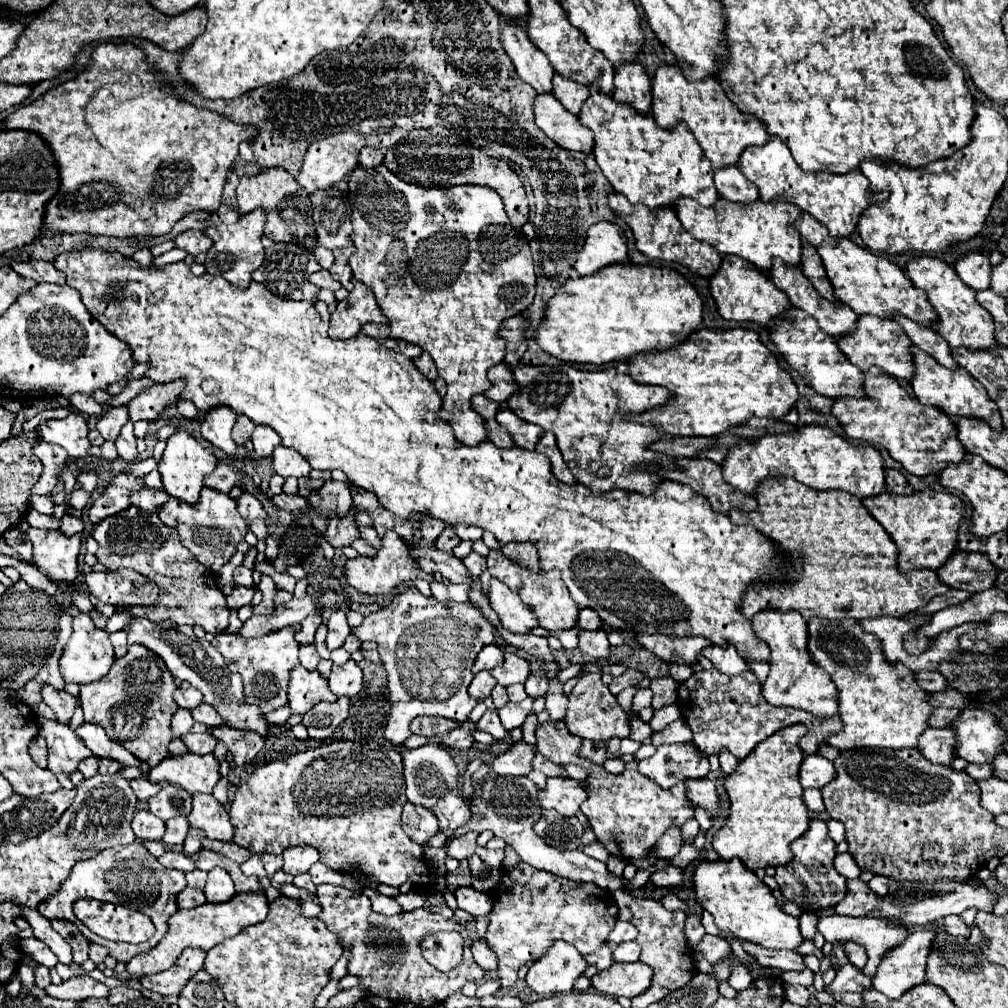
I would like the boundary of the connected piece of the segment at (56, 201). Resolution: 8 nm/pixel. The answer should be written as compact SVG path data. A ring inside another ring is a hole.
M103 42L103 44L93 48L91 64L83 72L79 72L77 78L49 88L35 102L15 110L11 116L5 118L3 128L5 130L29 130L29 132L37 134L53 152L57 172L59 172L59 190L45 204L43 230L61 232L61 234L93 234L93 236L115 236L115 238L161 236L161 234L167 234L173 228L173 224L179 218L183 218L187 212L217 210L221 204L223 186L227 182L227 172L239 154L239 142L243 142L243 140L249 142L255 136L255 126L241 126L241 124L235 124L235 122L215 114L215 112L201 110L201 108L197 110L191 104L177 100L167 88L163 88L163 80L157 74L153 74L153 68L145 62L145 56L141 54L139 48L135 48L131 44L111 44L111 42Z

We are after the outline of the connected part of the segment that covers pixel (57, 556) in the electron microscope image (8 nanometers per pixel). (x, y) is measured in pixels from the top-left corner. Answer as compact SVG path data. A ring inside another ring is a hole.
M27 528L33 542L33 564L51 580L73 582L77 578L77 554L81 546L81 532L67 536L57 530Z

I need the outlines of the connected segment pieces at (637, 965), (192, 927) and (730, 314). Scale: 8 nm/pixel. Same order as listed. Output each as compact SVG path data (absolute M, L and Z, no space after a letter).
M615 962L611 968L597 972L591 978L591 986L605 996L635 998L651 986L651 978L653 970L643 962L633 962L633 964Z
M263 891L236 893L229 902L223 902L223 904L203 904L191 910L177 910L169 918L169 932L165 934L165 942L171 944L171 954L175 958L185 948L211 950L215 944L239 934L243 926L263 922L267 918L267 910L269 910L269 904Z
M727 254L719 270L709 278L709 290L719 308L719 314L725 320L735 320L735 322L751 320L763 326L771 326L769 322L773 318L783 316L785 310L791 306L791 302L787 302L787 296L775 288L775 284L765 276L763 270L751 266L751 262L745 262L743 258L737 258L733 254Z

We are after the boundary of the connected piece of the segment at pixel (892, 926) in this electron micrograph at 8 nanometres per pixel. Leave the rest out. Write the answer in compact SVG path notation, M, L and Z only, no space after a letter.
M835 914L835 916L829 916L829 918L821 918L819 924L817 924L817 930L819 930L819 932L825 936L825 940L831 942L831 944L837 942L837 940L843 940L843 942L853 940L853 942L865 946L868 961L862 970L867 976L873 976L875 970L877 970L877 966L879 966L881 960L885 958L885 954L887 954L889 950L893 950L895 946L903 944L905 938L909 936L909 928L897 926L895 922L887 922L887 920L883 920L883 918L871 918L871 916L851 918L851 916L839 916L839 914Z

